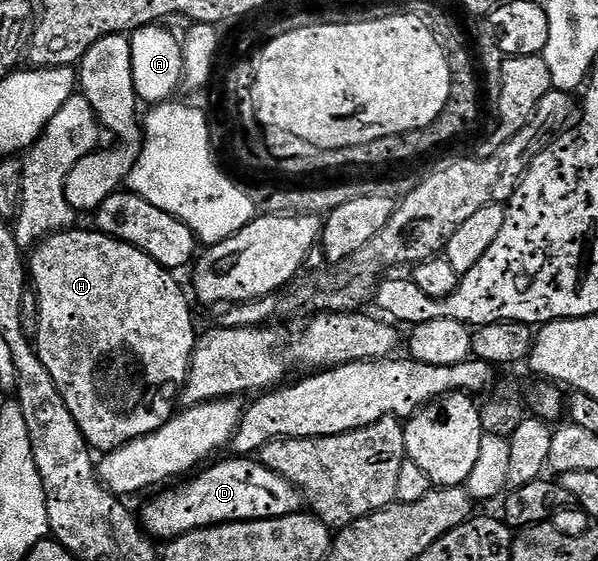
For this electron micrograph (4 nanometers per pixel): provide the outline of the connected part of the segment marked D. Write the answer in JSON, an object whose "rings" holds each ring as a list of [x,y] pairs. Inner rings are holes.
{"rings":[[[231,458],[205,466],[184,481],[189,483],[173,491],[161,490],[156,493],[161,495],[154,496],[144,507],[143,530],[153,540],[171,541],[204,527],[219,527],[221,523],[247,523],[254,519],[281,519],[301,510],[302,492],[289,479],[255,458]]]}

